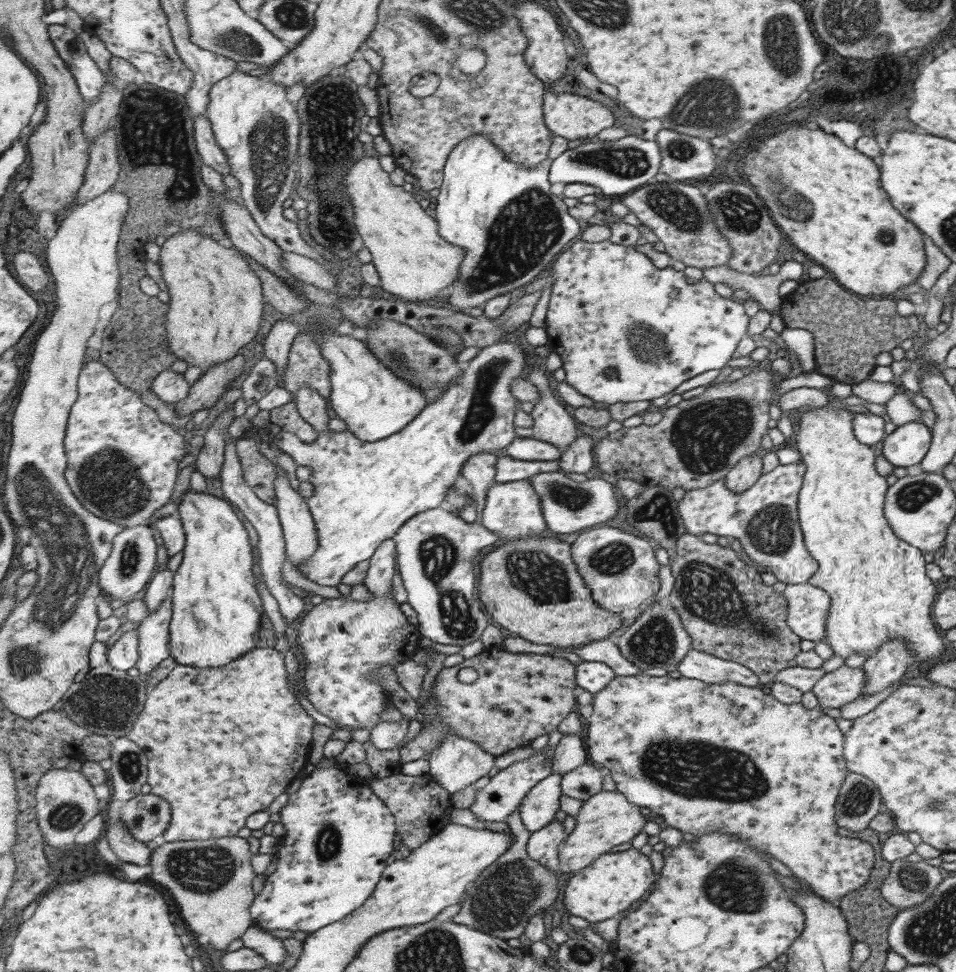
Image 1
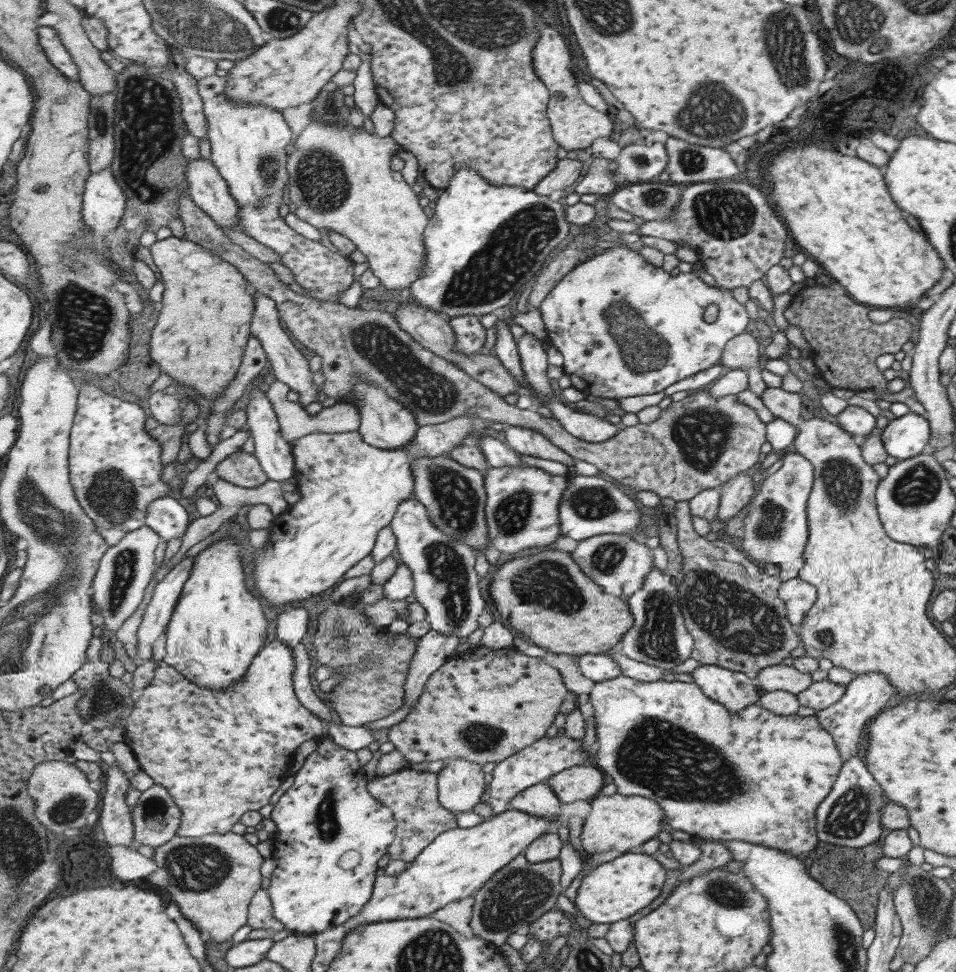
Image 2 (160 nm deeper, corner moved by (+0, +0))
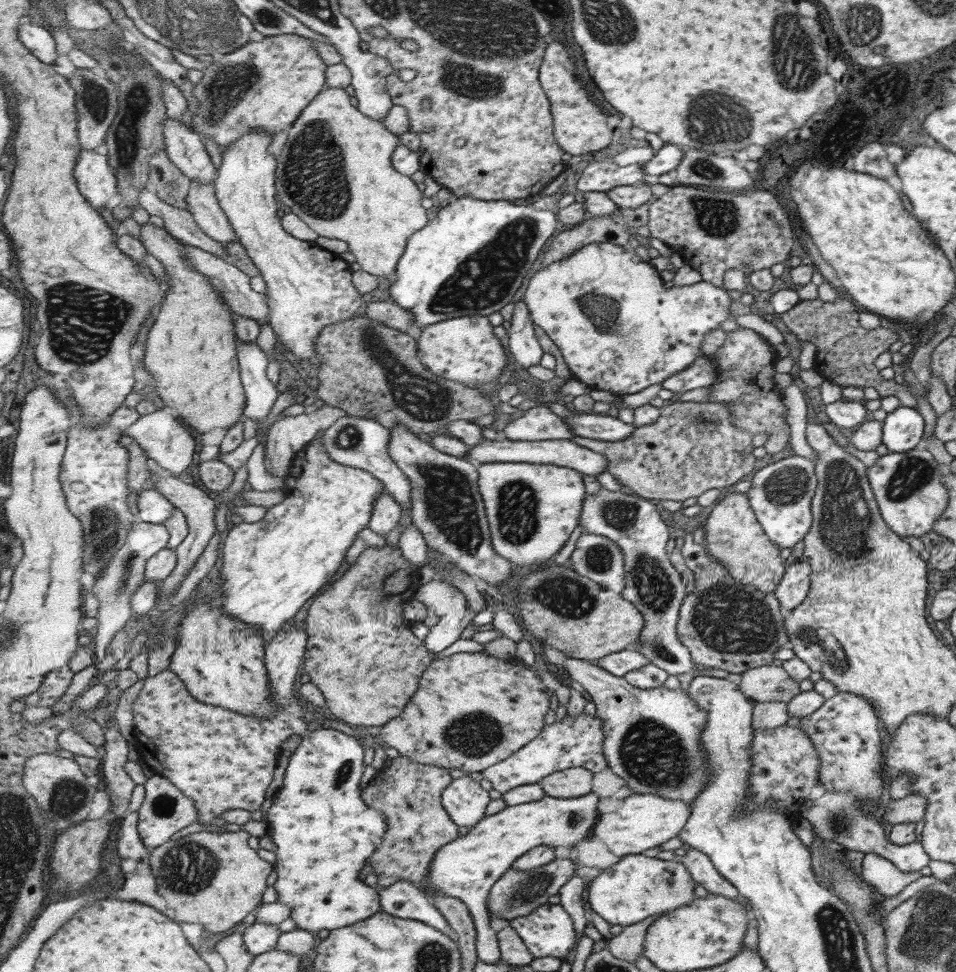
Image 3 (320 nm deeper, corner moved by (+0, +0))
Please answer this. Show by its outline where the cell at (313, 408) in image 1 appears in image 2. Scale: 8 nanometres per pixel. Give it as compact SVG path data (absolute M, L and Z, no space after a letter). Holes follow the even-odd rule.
M257 290L254 292L254 295L257 306L254 310L254 320L251 323L251 330L261 341L267 353L274 376L281 382L288 384L293 391L296 391L300 395L299 404L307 406L307 404L319 402L317 400L317 391L320 387L314 384L314 374L311 373L311 368L309 368L309 360L305 358L301 350L297 349L295 342L291 340L291 336L283 330L278 304L271 297Z

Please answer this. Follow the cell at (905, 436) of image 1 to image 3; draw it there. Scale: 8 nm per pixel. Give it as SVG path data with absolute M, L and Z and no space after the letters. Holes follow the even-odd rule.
M899 405L882 421L881 442L890 452L904 453L922 446L922 416L911 407Z

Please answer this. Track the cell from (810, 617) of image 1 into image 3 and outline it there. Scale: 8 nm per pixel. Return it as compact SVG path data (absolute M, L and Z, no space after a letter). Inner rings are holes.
M807 558L790 560L773 594L783 608L783 613L795 609L806 597L810 585L810 566Z

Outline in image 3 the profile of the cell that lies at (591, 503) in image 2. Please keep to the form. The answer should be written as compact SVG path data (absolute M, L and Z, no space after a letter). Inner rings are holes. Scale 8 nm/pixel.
M601 488L597 495L587 494L583 501L583 513L579 524L583 526L583 532L597 533L613 539L626 552L626 588L621 593L638 606L646 619L637 649L651 664L671 675L695 675L698 671L695 669L694 659L678 634L682 606L689 594L682 573L667 553L667 544L673 538L674 532L661 518L660 511L654 500Z

